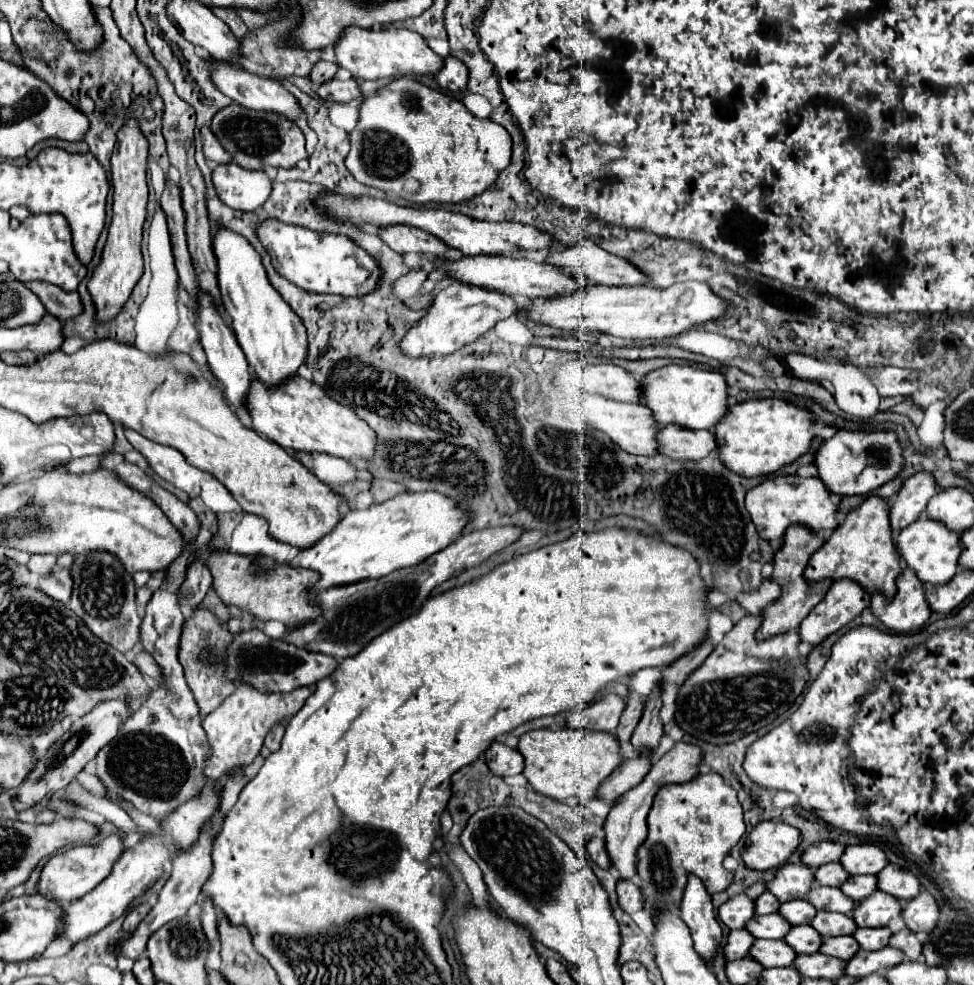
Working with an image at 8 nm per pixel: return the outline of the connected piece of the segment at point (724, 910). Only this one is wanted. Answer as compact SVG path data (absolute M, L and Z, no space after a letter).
M738 894L720 906L718 916L730 930L736 930L744 928L746 922L754 916L754 912L756 912L756 902L746 894Z

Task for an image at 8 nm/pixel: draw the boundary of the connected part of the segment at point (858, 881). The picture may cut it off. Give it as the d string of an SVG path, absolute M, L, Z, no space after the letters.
M868 874L868 876L850 876L840 886L840 890L856 902L862 902L864 898L868 898L872 892L876 892L876 888L878 888L878 876L872 876L872 874Z

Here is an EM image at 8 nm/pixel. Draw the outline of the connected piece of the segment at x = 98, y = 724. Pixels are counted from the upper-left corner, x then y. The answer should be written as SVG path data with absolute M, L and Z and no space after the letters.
M106 700L100 702L88 716L82 716L80 720L76 720L72 724L72 730L62 734L62 738L58 738L48 752L36 762L36 766L32 768L32 772L26 776L26 782L32 780L32 786L46 786L46 796L56 794L58 790L66 788L76 776L78 772L82 772L82 768L96 758L96 754L100 752L100 748L104 744L108 744L114 736L116 730L122 722L122 718L130 716L130 708L126 704L126 700Z

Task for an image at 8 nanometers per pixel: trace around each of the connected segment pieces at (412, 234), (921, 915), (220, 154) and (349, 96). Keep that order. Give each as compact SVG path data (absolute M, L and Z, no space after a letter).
M412 226L384 228L378 232L378 236L398 254L420 252L420 254L440 256L440 254L446 254L448 250L452 250L450 246L440 242L436 236L430 236L428 232L424 232L420 228L412 228Z
M922 890L912 902L904 906L904 922L912 932L932 932L940 918L940 908L936 904L936 898Z
M202 126L202 128L200 128L200 134L202 134L202 138L204 138L204 142L202 142L202 152L204 152L204 158L206 158L210 164L226 164L226 162L230 162L228 152L224 152L224 148L222 148L220 142L216 140L216 136L212 136L212 132L210 132L208 126Z
M354 78L340 82L340 80L330 80L328 84L322 84L316 94L326 100L326 102L350 102L360 98L360 86Z

